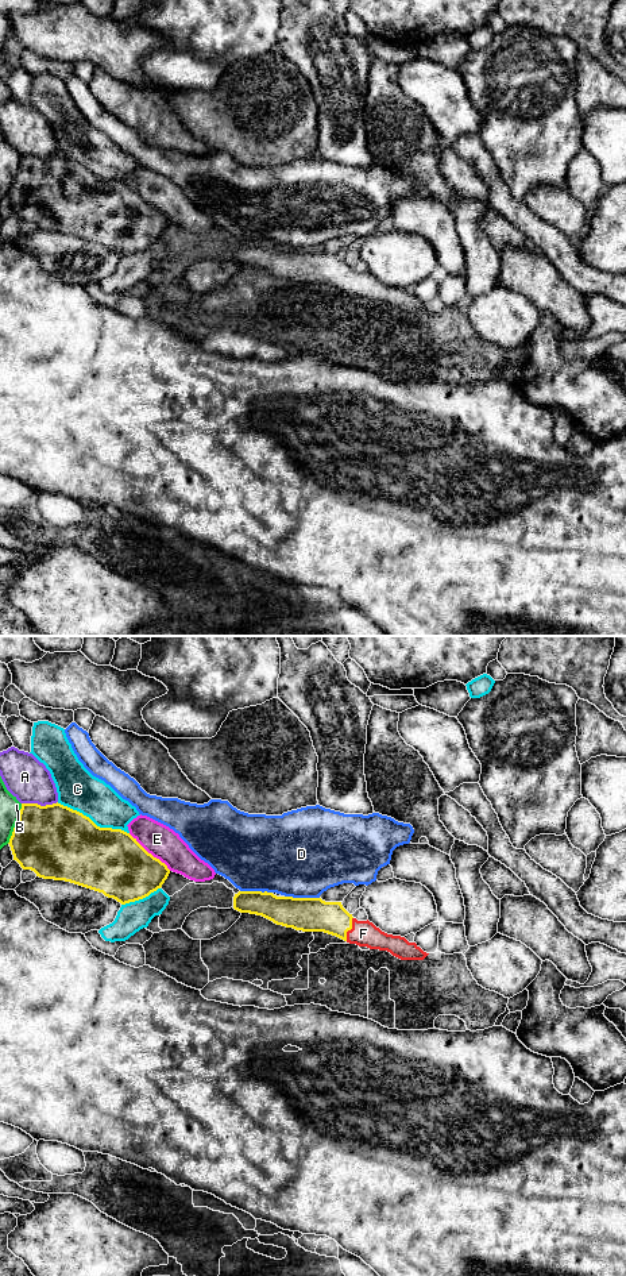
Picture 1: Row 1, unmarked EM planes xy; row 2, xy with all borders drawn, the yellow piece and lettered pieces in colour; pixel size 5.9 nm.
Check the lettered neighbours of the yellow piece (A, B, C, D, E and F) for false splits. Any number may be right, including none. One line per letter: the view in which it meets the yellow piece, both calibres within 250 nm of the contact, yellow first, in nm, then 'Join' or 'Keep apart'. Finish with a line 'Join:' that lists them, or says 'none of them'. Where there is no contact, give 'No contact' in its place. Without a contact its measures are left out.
A: Touches yellow in xy. Thickness 440 nm (yellow) against 260 nm. Keep apart
B: Touches yellow in xy. Thickness 440 nm (yellow) against 130 nm. Keep apart
C: Touches yellow in xy. Thickness 440 nm (yellow) against 240 nm. Keep apart
D: Touches yellow in xy. Thickness 200 nm (yellow) against 500 nm. Keep apart
E: Touches yellow in xy. Thickness 380 nm (yellow) against 190 nm. Keep apart
F: Touches yellow in xy. Thickness 200 nm (yellow) against 160 nm. Join
Join: F

